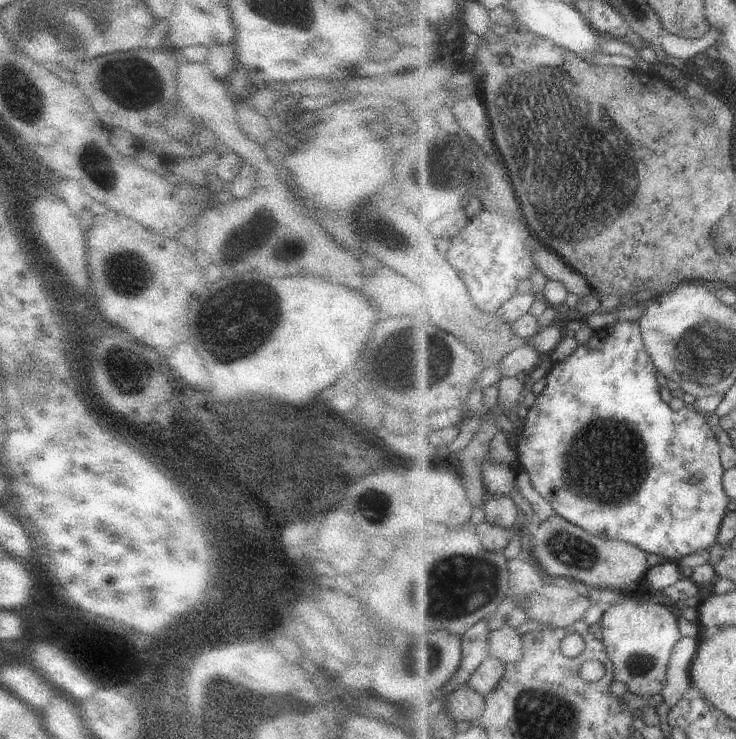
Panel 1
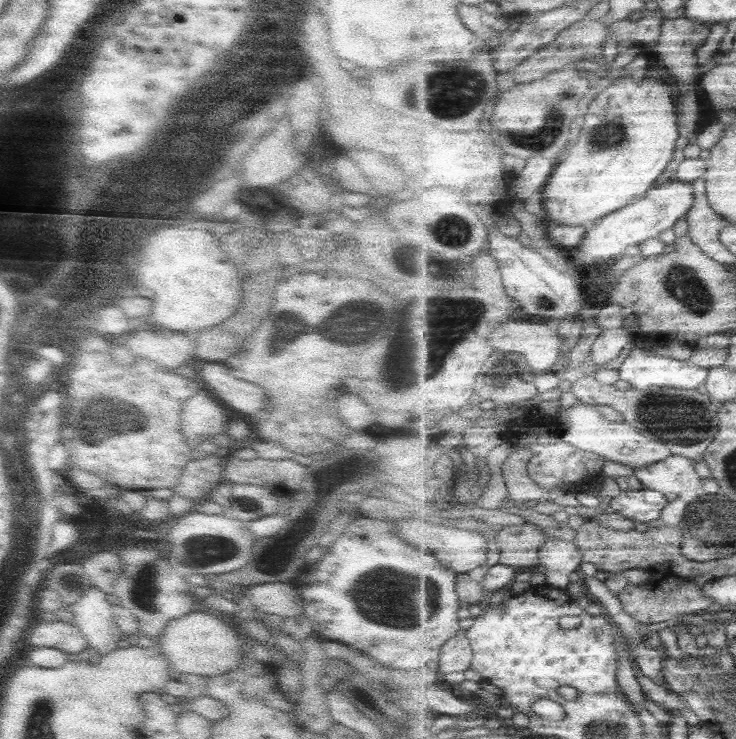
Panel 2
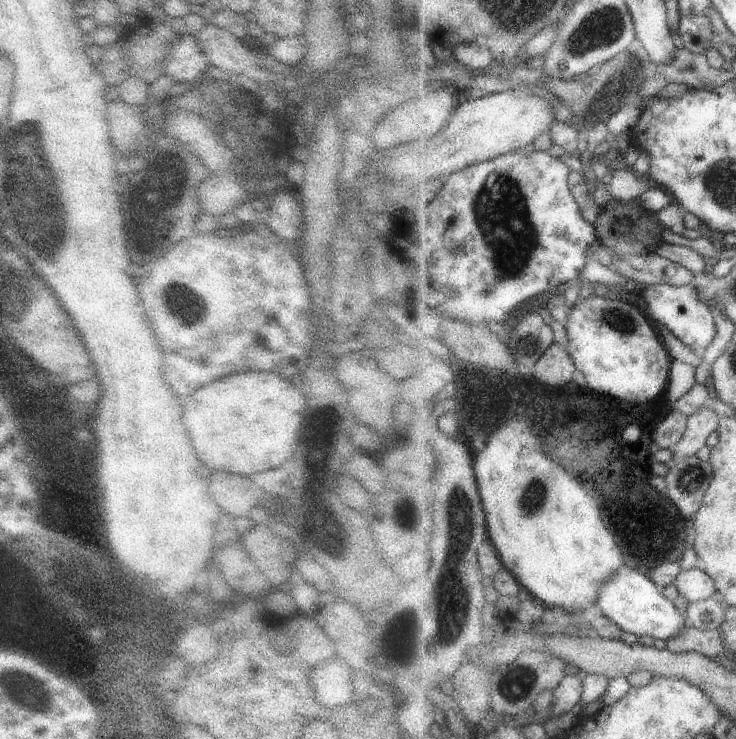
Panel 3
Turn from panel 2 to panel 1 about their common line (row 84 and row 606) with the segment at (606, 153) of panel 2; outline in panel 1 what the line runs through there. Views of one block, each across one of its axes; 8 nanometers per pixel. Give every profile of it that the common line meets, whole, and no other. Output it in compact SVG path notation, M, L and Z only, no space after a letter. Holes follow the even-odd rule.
M627 593L603 614L600 632L614 664L614 677L625 683L630 692L641 696L660 694L665 685L671 652L683 638L679 618L663 603L634 598Z

